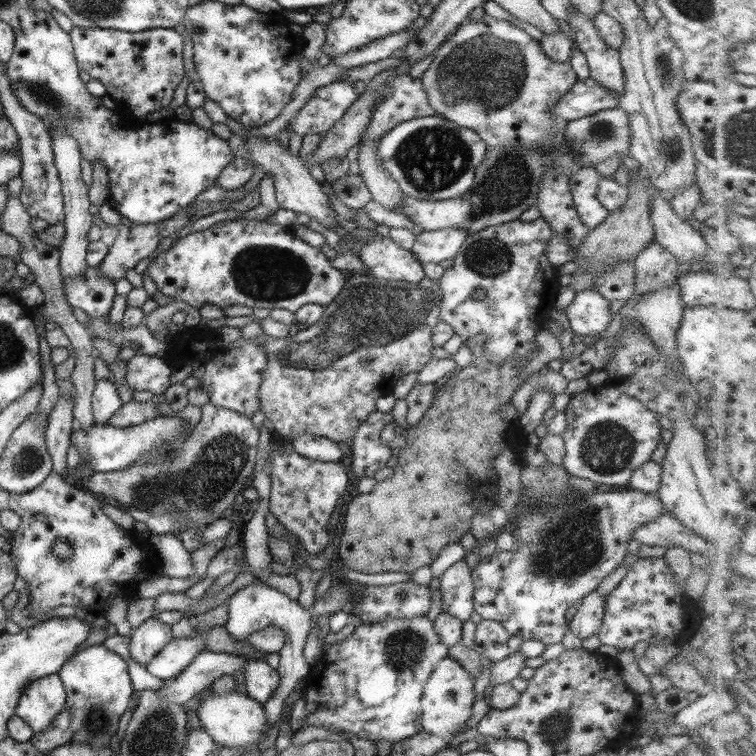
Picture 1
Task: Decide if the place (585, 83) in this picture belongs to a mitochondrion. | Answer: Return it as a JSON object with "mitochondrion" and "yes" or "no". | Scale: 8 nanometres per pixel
{"mitochondrion":"no"}

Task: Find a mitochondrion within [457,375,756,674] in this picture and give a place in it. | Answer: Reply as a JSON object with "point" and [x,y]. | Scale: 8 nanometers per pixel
{"point":[571,546]}

